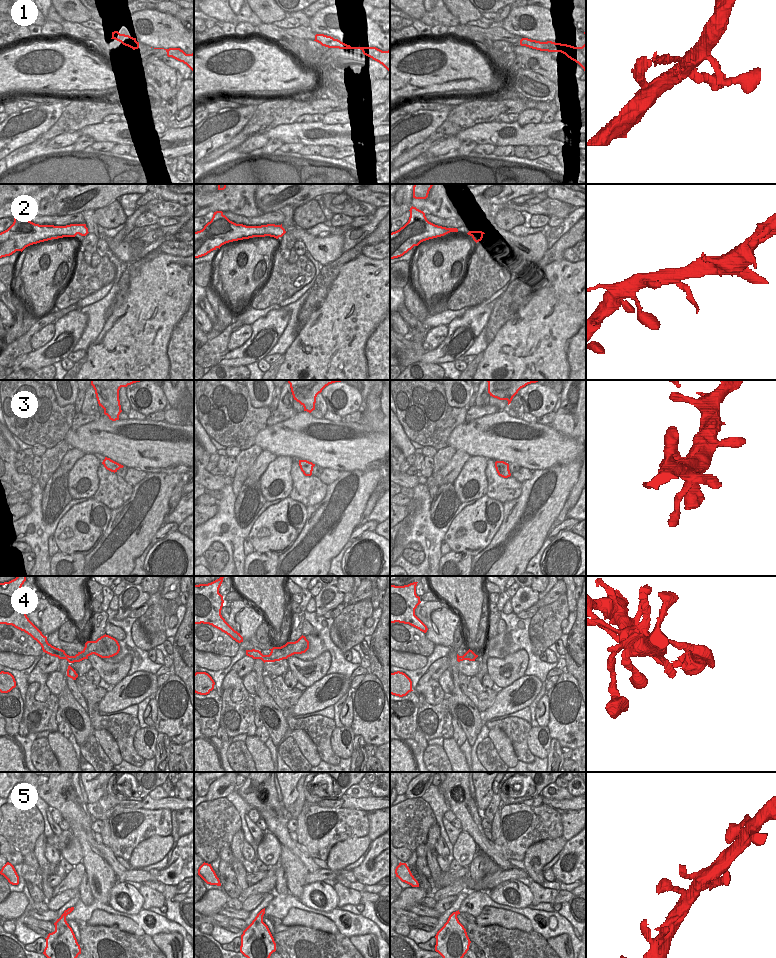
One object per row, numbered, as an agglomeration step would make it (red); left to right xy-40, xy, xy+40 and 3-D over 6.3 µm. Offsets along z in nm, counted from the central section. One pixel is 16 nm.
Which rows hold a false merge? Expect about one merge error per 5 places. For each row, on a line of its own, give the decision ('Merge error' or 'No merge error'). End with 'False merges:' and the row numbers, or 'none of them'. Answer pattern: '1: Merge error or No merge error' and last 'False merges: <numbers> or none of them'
1: Merge error
2: No merge error
3: No merge error
4: No merge error
5: No merge error
False merges: 1

